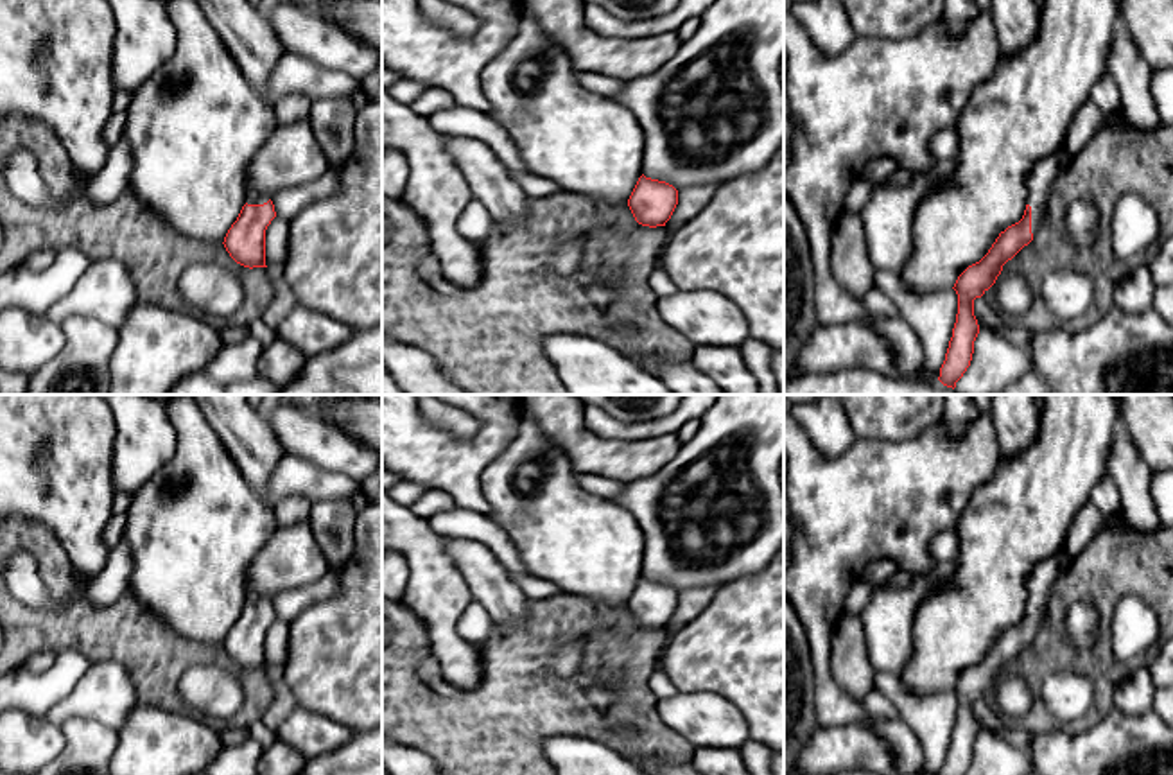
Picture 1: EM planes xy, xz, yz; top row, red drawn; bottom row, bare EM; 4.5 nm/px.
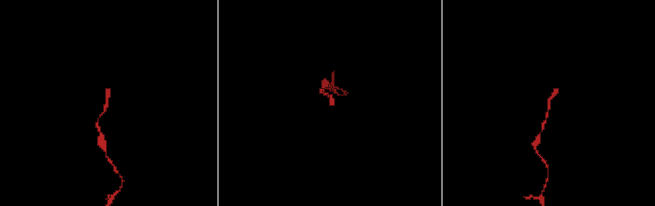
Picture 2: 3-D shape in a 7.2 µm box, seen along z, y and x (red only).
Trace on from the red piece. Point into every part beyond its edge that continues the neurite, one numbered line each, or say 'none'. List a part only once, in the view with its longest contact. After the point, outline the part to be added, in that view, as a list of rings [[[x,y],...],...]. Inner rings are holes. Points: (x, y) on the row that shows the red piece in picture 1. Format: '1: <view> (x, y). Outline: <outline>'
1: xz (714, 112). Outline: [[[714,0],[694,36],[655,74],[624,81],[612,97],[626,106],[644,133],[642,174],[678,192],[698,185],[723,185],[764,169],[784,142],[784,0]]]

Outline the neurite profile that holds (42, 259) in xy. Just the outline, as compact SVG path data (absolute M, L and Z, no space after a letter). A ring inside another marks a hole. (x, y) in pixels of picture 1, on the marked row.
M43 248L43 249L38 249L34 253L30 253L27 258L25 258L25 266L30 269L30 271L45 271L48 269L56 258L57 258L57 249L54 248Z

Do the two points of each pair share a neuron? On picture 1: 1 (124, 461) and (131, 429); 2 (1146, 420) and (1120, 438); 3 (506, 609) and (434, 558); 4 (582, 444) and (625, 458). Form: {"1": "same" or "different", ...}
{"1": "same", "2": "different", "3": "different", "4": "same"}

